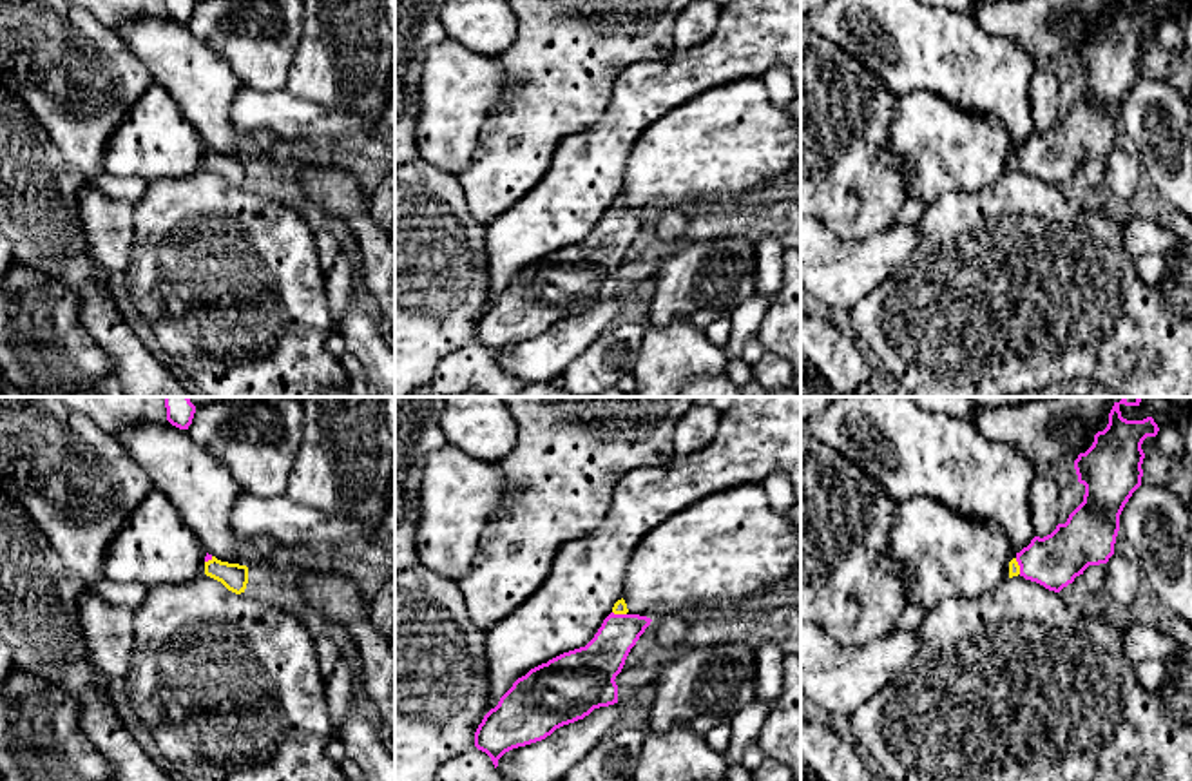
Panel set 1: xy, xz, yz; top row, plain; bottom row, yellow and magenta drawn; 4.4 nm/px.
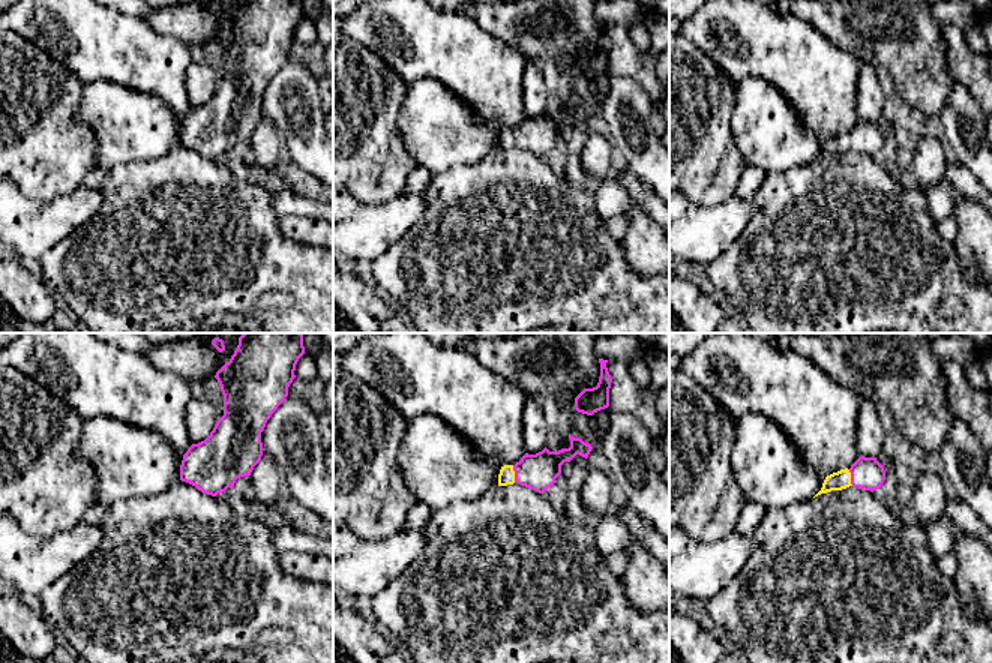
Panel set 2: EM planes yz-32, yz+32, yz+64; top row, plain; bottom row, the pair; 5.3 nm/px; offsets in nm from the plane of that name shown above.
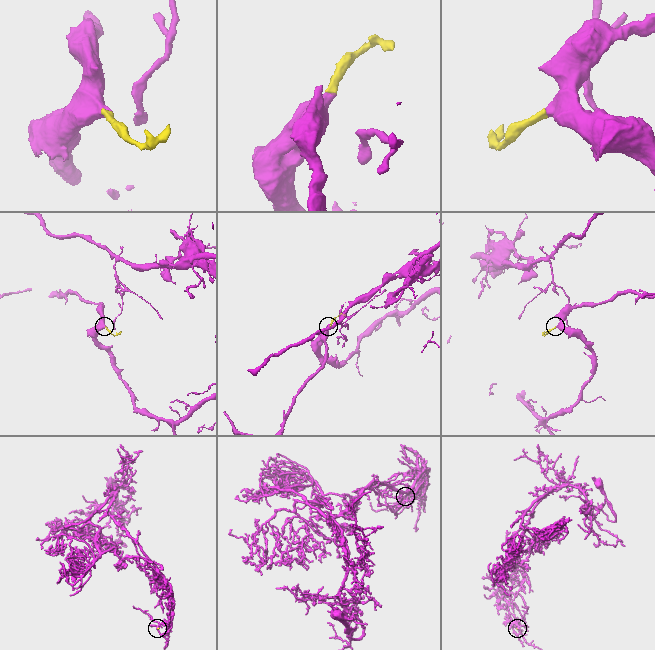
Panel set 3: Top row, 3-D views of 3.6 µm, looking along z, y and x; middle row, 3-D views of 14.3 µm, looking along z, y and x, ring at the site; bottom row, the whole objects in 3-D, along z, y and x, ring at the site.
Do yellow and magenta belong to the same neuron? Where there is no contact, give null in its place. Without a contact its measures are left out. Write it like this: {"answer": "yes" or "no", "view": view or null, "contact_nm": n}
{"answer": "yes", "view": "yz", "contact_nm": 80}

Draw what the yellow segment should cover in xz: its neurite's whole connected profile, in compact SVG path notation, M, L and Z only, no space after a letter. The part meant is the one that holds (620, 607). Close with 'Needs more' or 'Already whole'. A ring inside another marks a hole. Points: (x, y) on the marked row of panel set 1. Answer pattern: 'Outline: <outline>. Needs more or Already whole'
Outline: M618 600L612 612L585 647L563 652L531 669L513 683L498 705L478 725L475 747L485 752L496 768L498 759L505 752L542 741L556 728L583 719L594 709L618 703L618 685L614 680L650 622L647 616L630 614L625 600Z. Needs more

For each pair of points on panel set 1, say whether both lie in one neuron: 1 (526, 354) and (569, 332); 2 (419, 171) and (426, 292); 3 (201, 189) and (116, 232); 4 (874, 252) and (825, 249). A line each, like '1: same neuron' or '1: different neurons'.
1: same neuron
2: same neuron
3: different neurons
4: same neuron

